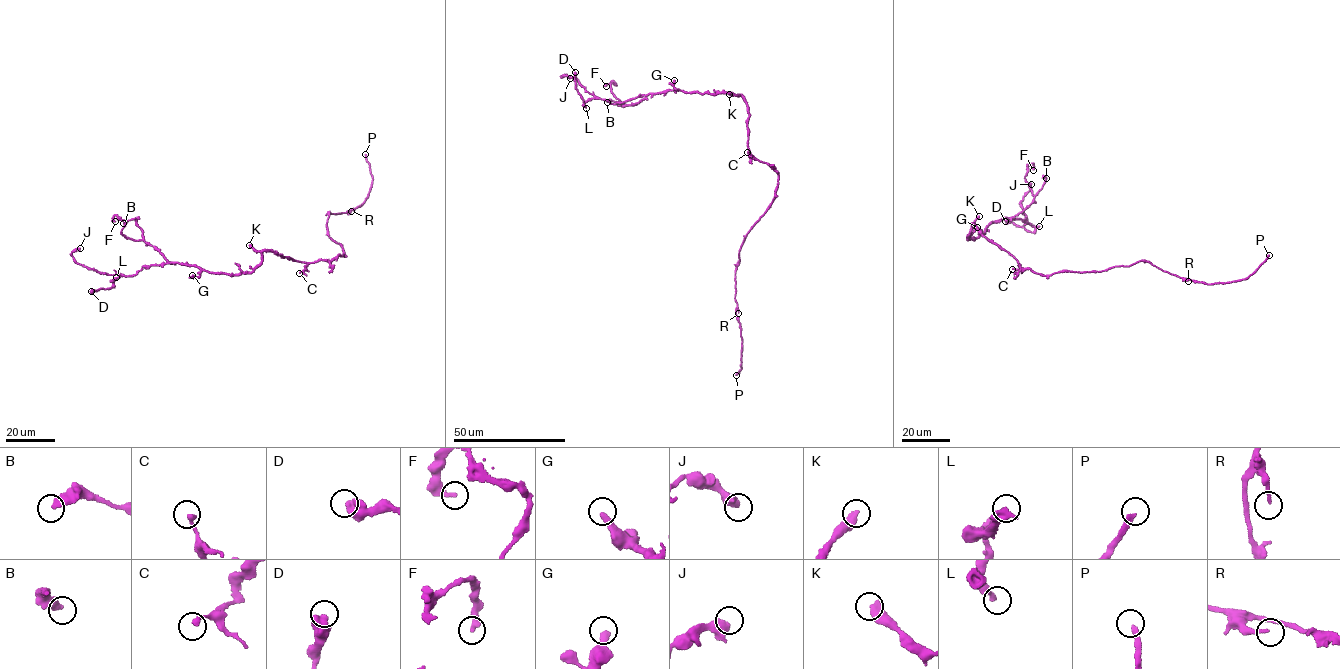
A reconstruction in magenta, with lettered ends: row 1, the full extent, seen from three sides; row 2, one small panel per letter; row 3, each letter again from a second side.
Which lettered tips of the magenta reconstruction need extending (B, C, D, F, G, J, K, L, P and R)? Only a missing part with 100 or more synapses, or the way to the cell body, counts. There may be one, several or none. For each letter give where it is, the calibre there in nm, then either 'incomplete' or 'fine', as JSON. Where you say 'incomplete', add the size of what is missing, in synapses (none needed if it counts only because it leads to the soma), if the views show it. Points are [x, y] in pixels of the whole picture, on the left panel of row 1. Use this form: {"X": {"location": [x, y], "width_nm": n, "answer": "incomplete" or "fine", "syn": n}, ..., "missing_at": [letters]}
{"B": {"location": [123, 223], "width_nm": 420, "answer": "fine"}, "C": {"location": [299, 273], "width_nm": 240, "answer": "fine"}, "D": {"location": [91, 291], "width_nm": 650, "answer": "fine"}, "F": {"location": [115, 221], "width_nm": 320, "answer": "fine"}, "G": {"location": [192, 275], "width_nm": 360, "answer": "fine"}, "J": {"location": [80, 248], "width_nm": 600, "answer": "fine"}, "K": {"location": [249, 245], "width_nm": 480, "answer": "fine"}, "L": {"location": [116, 277], "width_nm": 280, "answer": "fine"}, "P": {"location": [365, 154], "width_nm": 280, "answer": "incomplete", "syn": 250}, "R": {"location": [351, 211], "width_nm": 170, "answer": "fine"}, "missing_at": ["P"]}

